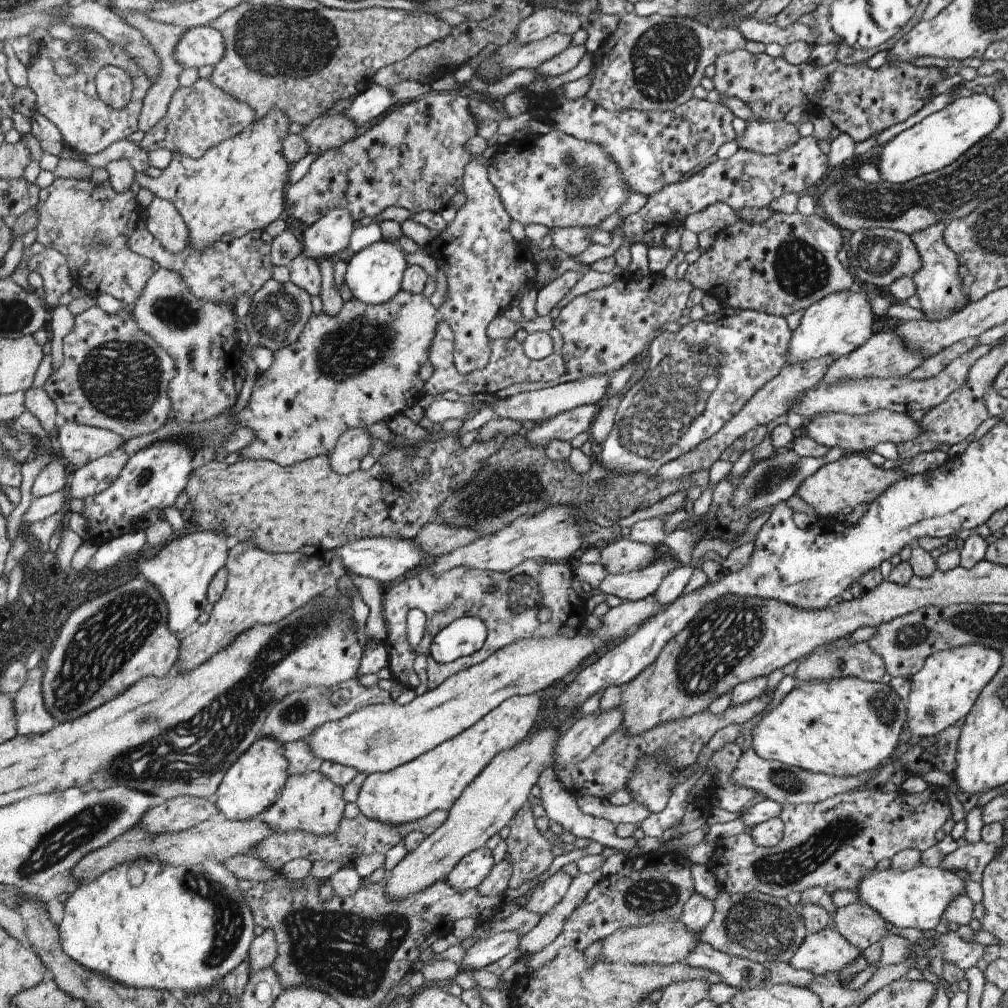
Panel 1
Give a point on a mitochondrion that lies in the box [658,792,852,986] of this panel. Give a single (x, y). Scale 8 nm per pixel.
(763, 927)

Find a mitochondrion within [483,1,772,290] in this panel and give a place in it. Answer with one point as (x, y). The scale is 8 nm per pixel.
(664, 60)

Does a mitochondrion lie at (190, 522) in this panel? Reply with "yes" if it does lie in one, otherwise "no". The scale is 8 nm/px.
no

